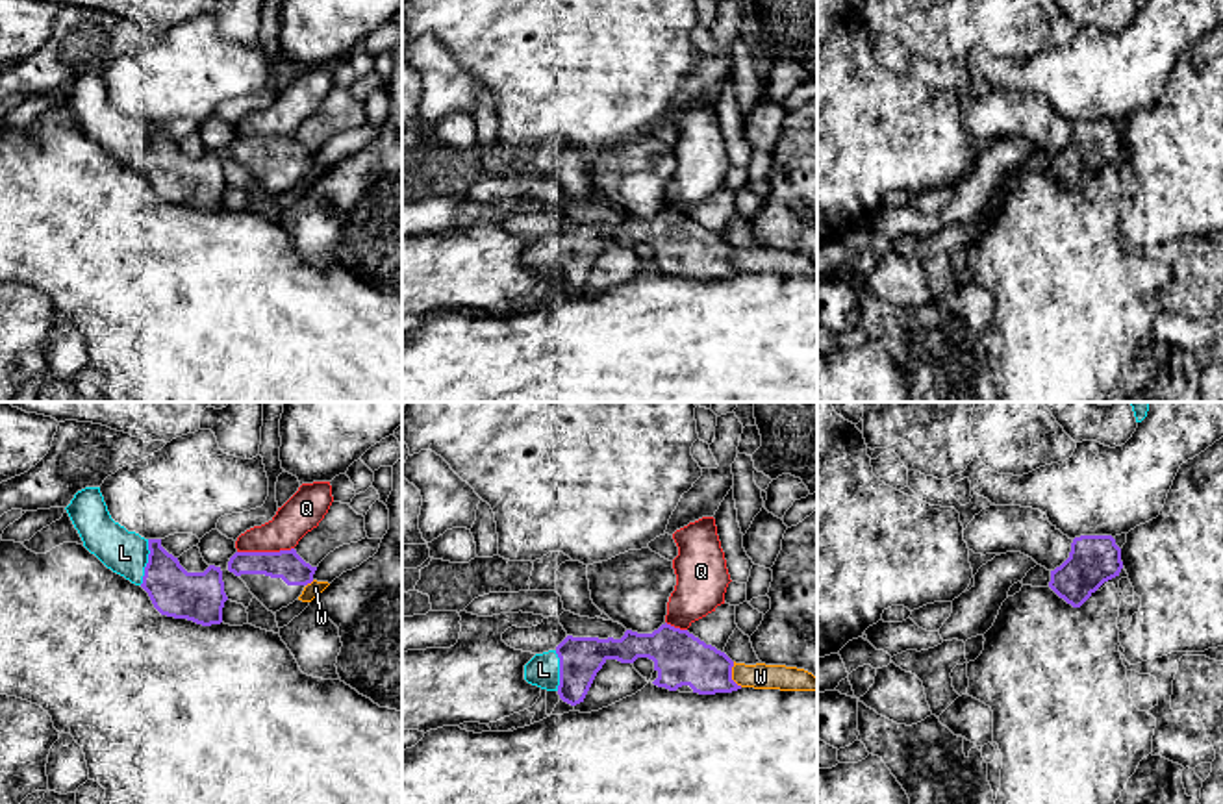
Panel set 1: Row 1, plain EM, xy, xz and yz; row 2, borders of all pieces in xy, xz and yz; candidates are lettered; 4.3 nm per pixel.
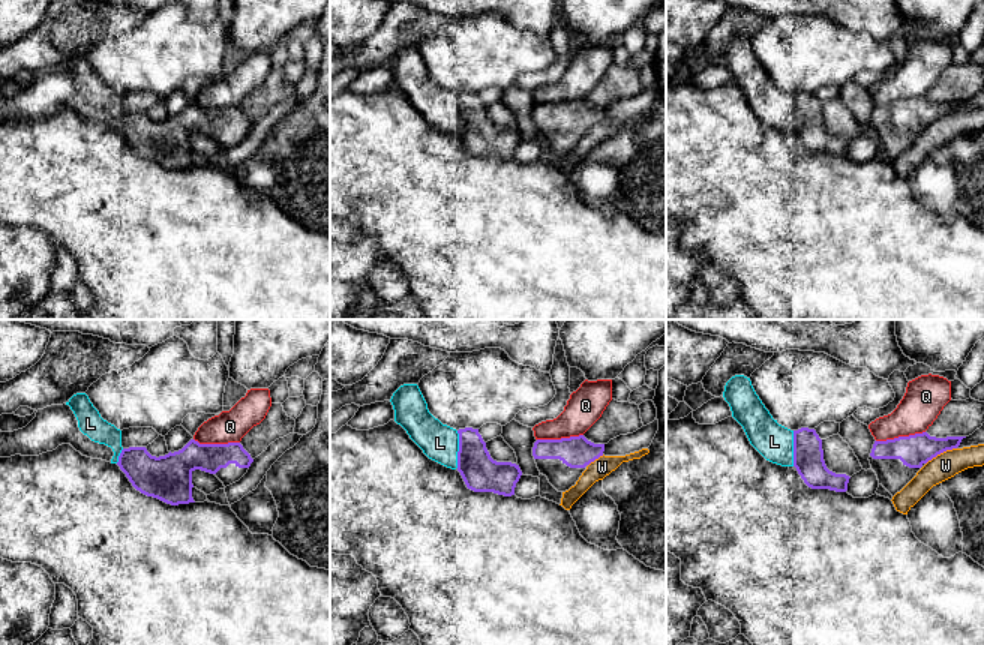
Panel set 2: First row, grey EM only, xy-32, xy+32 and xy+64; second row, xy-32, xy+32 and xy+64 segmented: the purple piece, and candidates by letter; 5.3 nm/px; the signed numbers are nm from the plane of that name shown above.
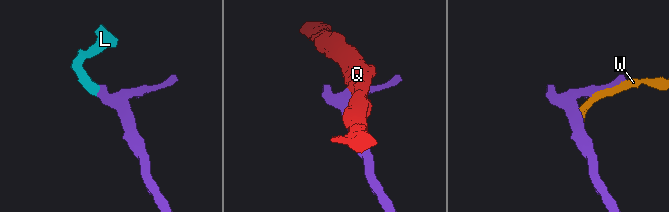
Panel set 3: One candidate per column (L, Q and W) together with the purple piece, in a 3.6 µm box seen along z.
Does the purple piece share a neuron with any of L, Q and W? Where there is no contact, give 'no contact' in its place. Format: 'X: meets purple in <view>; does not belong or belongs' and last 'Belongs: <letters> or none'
L: meets purple in xy; belongs
Q: meets purple in xy; does not belong
W: meets purple in xz; does not belong
Belongs: L

